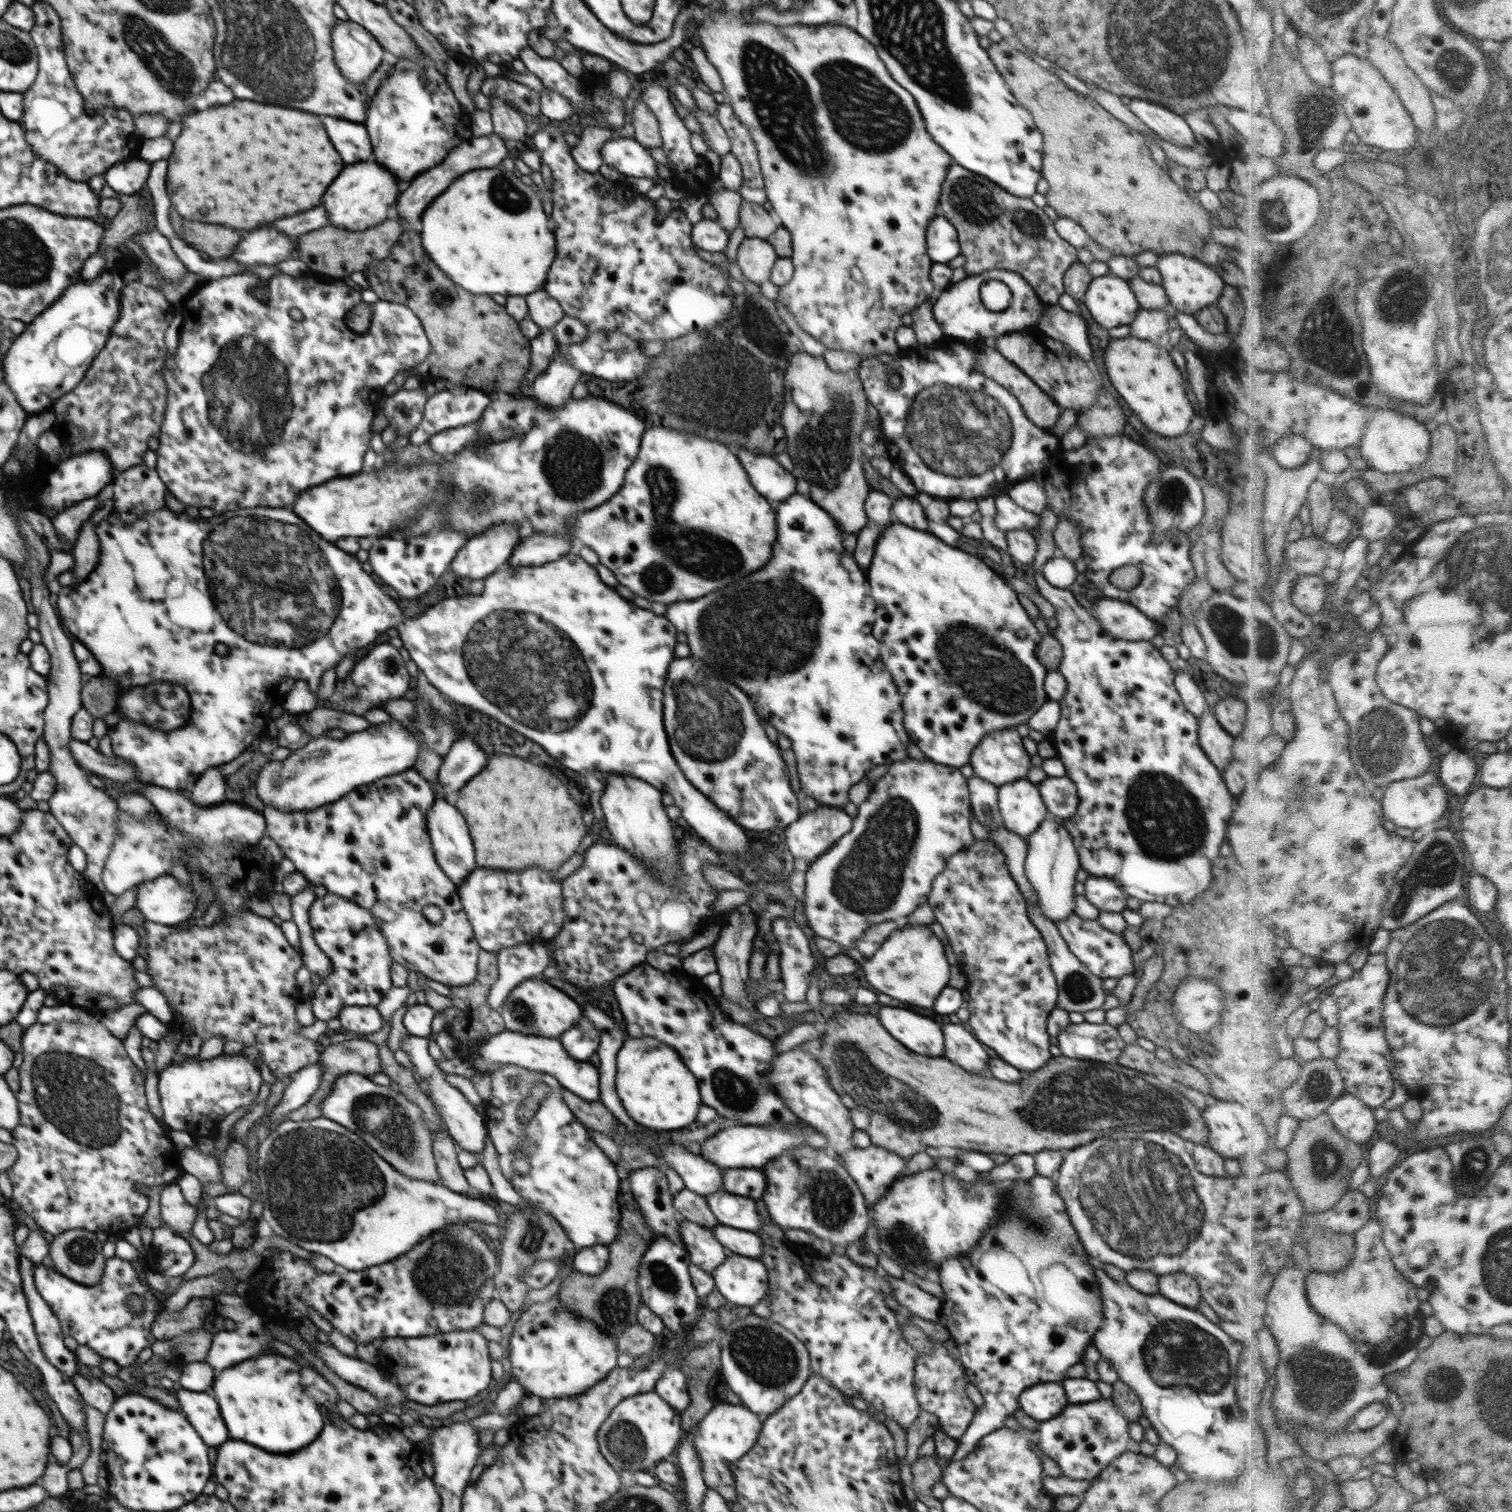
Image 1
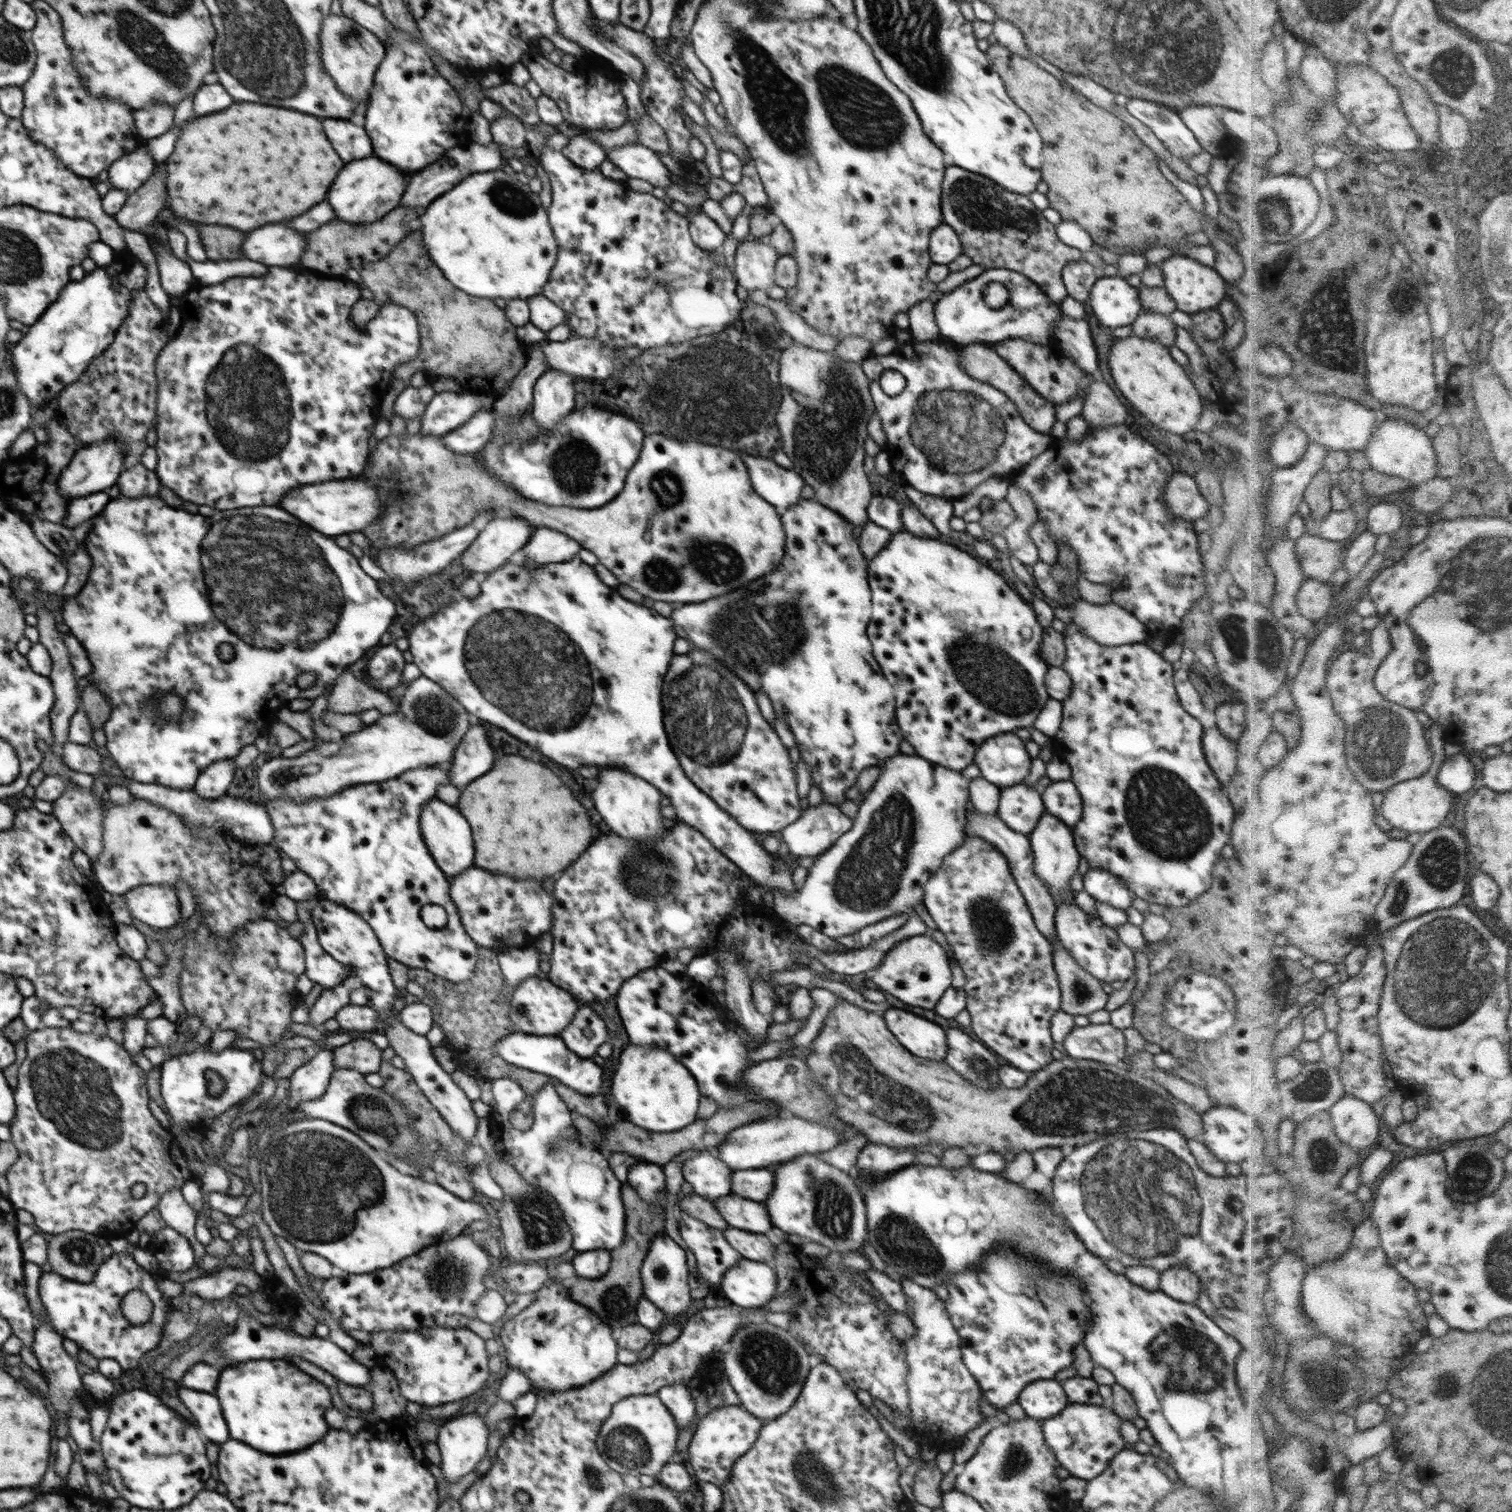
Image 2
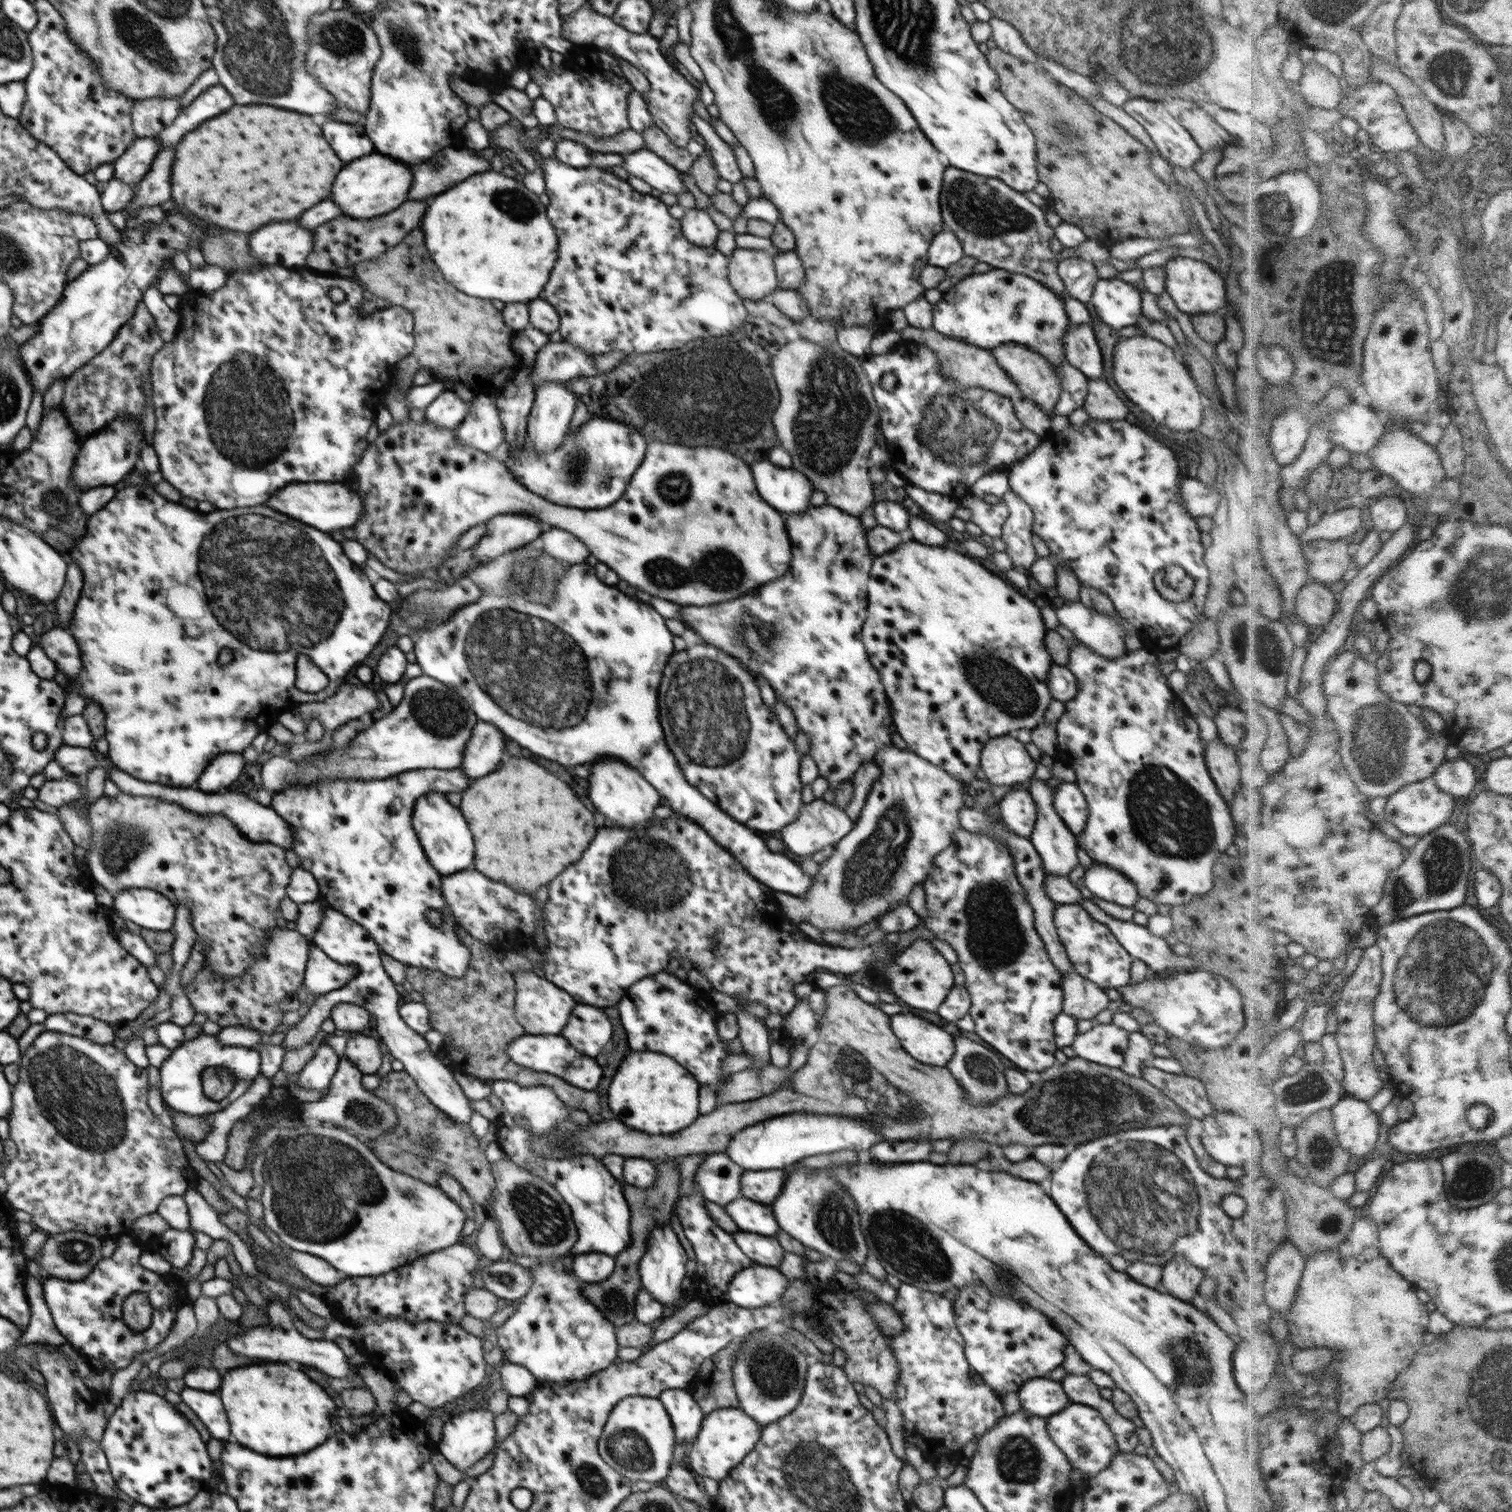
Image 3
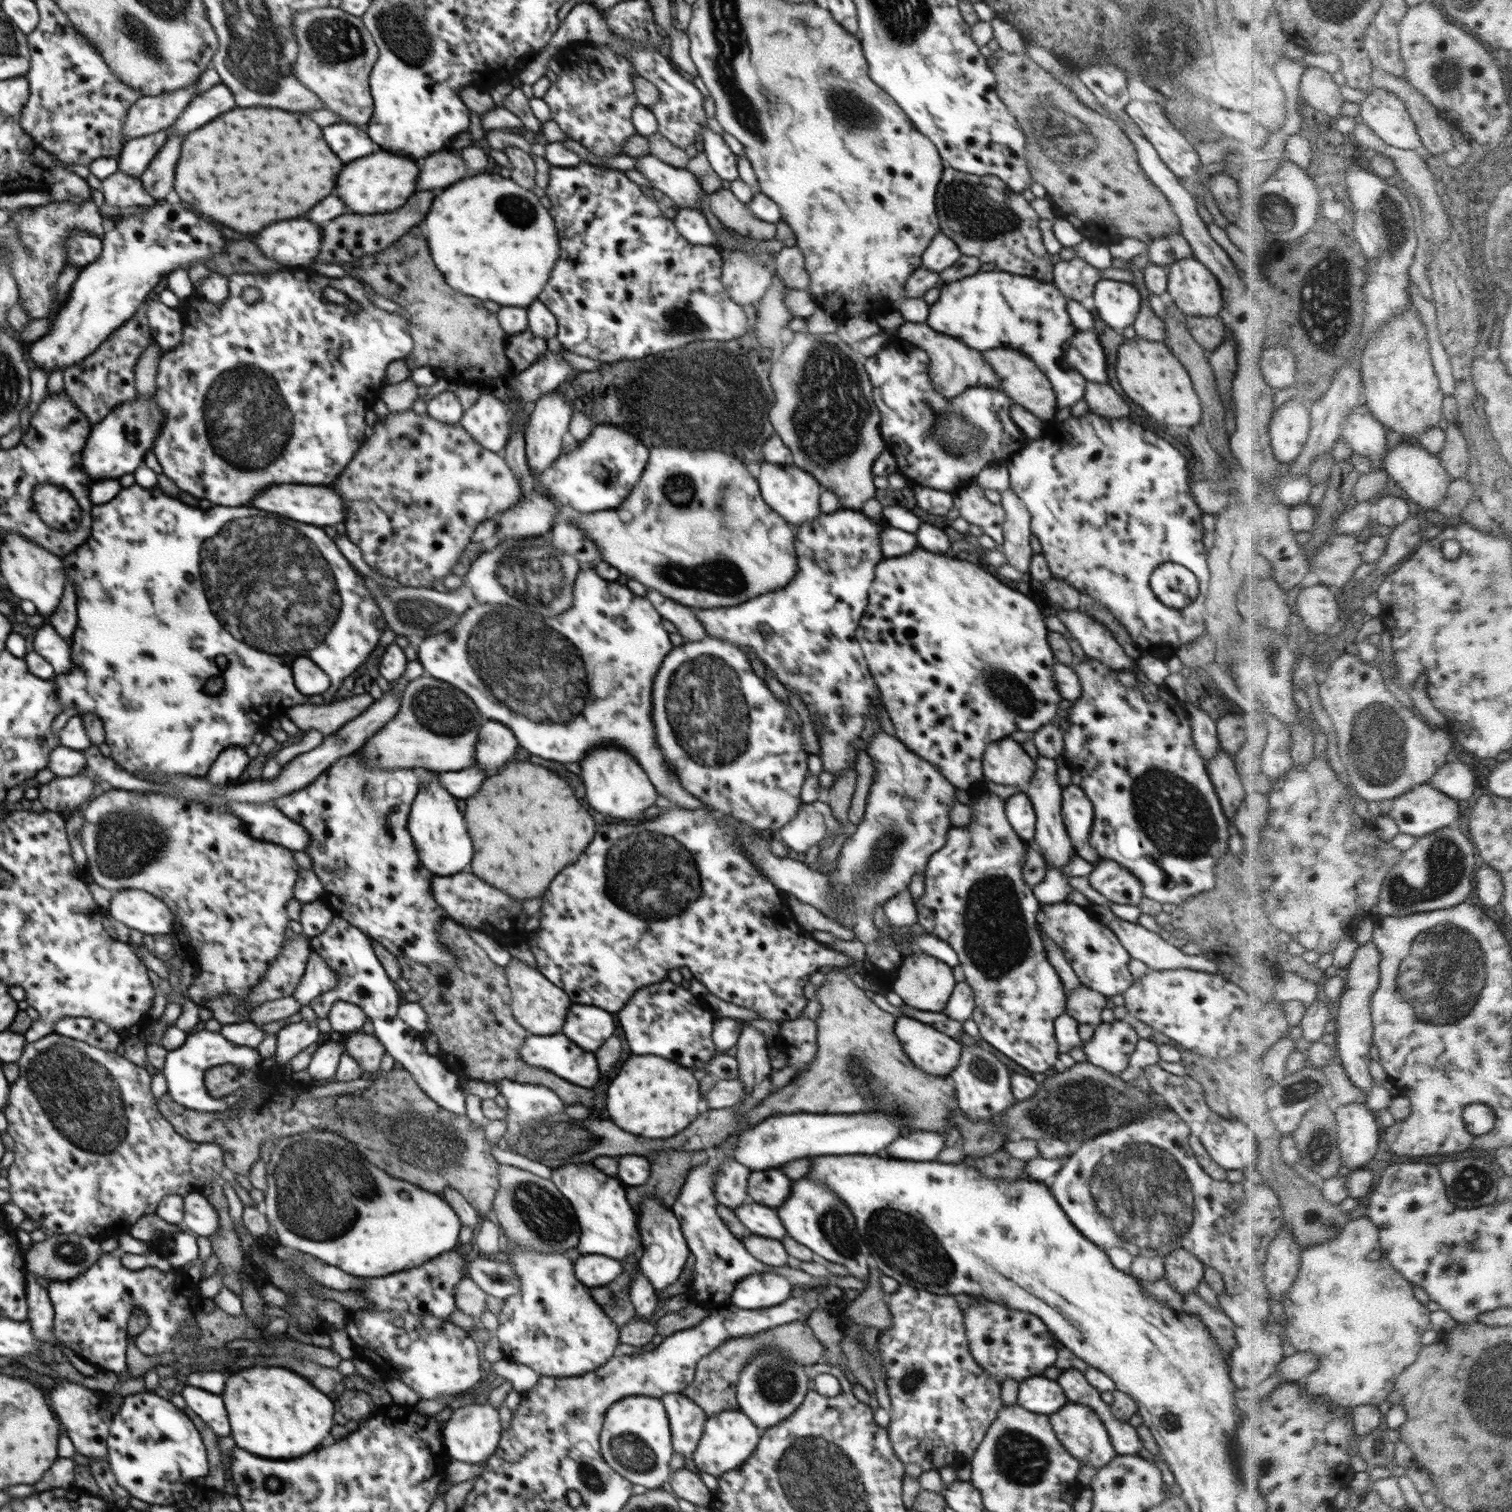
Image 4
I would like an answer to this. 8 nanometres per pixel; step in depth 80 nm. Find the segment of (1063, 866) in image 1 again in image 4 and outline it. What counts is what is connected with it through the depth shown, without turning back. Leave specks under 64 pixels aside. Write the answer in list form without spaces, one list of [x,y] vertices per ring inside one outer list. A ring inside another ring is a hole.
[[[1045,756],[1035,758],[1034,776],[1023,791],[1030,797],[1036,813],[1035,837],[1032,844],[1039,848],[1048,865],[1062,870],[1072,856],[1076,855],[1076,851],[1062,818],[1063,788],[1058,784],[1056,769],[1055,759]]]

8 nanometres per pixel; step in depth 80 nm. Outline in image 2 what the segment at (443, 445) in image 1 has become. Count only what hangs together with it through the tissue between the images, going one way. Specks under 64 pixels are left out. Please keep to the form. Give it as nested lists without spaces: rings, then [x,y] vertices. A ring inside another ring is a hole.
[[[492,409],[477,410],[462,426],[442,436],[444,446],[455,453],[482,450],[493,438],[495,416]]]

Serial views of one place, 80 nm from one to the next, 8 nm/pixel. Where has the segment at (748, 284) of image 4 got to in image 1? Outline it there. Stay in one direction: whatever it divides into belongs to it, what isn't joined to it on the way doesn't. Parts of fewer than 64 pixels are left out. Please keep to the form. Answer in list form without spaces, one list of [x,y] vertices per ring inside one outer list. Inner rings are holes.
[[[742,237],[738,246],[737,264],[750,282],[759,286],[769,282],[771,270],[778,259],[778,253],[767,239]]]

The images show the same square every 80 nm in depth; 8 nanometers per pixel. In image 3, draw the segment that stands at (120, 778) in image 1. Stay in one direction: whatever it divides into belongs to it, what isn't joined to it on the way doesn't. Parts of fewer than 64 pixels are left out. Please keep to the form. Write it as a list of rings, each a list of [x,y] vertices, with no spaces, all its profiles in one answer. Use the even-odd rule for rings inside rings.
[[[62,745],[55,750],[55,760],[66,772],[77,776],[86,776],[88,772],[99,766],[95,751],[80,746]]]

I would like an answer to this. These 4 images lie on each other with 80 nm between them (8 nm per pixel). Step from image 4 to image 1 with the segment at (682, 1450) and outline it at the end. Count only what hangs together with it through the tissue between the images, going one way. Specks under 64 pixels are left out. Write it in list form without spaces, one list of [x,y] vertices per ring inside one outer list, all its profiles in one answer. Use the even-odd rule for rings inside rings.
[[[680,1367],[669,1368],[656,1383],[655,1390],[676,1412],[689,1408],[691,1396],[686,1375]]]

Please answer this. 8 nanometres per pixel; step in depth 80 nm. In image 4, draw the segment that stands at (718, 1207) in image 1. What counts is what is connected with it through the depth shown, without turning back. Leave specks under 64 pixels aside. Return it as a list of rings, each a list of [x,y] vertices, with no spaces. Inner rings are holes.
[[[748,1200],[732,1210],[744,1223],[749,1234],[774,1238],[779,1241],[787,1234],[783,1222],[773,1208]]]

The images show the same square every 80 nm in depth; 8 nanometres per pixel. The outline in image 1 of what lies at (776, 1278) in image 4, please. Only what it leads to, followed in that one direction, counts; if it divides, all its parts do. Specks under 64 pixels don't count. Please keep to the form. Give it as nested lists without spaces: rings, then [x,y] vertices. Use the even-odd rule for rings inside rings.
[[[729,1253],[724,1264],[711,1274],[720,1294],[738,1306],[760,1304],[770,1288],[769,1274],[761,1259]]]

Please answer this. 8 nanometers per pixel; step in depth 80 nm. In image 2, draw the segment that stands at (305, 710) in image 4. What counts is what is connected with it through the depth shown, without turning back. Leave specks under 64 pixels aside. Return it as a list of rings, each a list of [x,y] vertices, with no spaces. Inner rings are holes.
[[[350,665],[345,666],[333,684],[325,711],[360,716],[365,711],[389,715],[398,710],[399,703],[394,703],[386,693],[373,689],[361,678],[354,677],[349,668]]]

